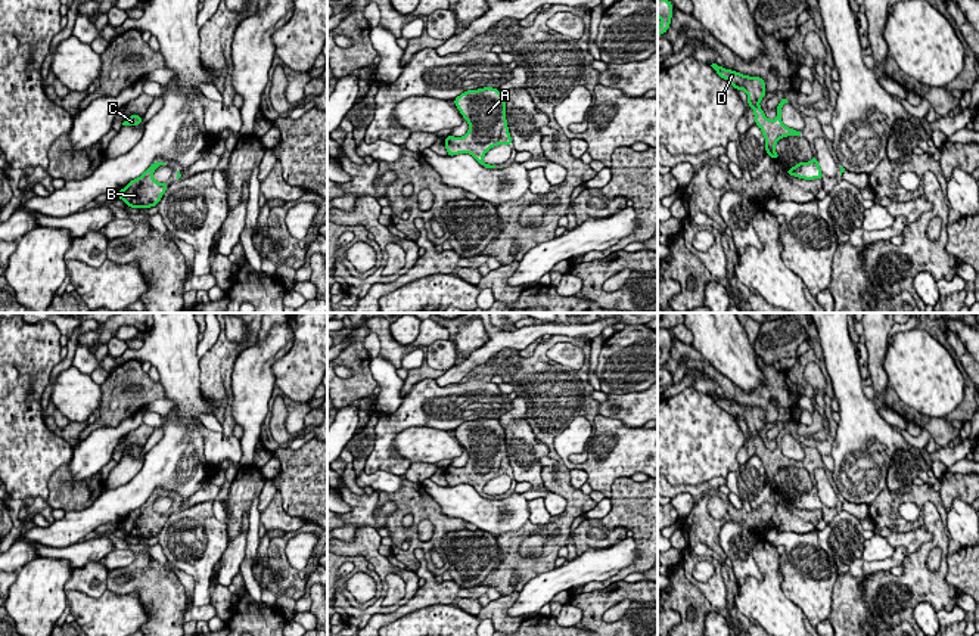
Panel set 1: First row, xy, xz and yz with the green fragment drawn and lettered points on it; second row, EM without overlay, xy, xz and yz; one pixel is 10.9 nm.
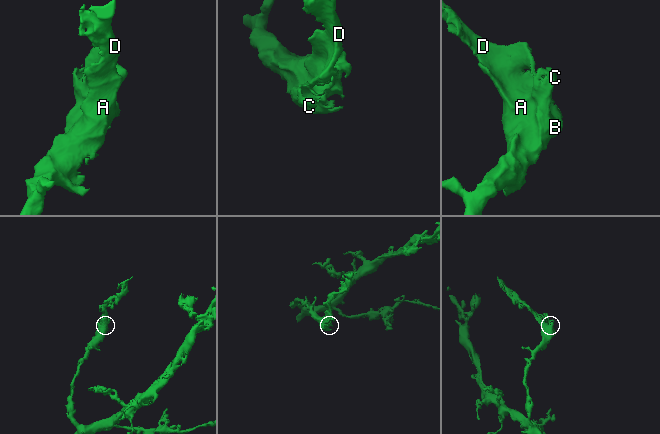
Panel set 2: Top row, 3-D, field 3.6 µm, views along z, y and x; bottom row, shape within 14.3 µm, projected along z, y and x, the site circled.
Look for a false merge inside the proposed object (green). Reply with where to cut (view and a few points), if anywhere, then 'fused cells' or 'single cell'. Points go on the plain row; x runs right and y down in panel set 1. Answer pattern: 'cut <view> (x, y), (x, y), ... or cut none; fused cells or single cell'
cut none; single cell

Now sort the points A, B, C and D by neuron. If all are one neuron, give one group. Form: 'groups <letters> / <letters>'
groups A B C D

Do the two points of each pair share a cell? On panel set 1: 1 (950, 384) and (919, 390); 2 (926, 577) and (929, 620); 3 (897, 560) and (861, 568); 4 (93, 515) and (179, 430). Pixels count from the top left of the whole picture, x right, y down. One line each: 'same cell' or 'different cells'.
1: same cell
2: different cells
3: same cell
4: same cell

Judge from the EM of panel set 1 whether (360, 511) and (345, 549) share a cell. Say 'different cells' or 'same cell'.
different cells

